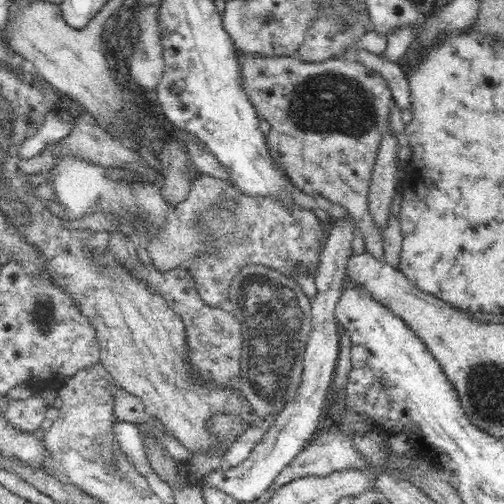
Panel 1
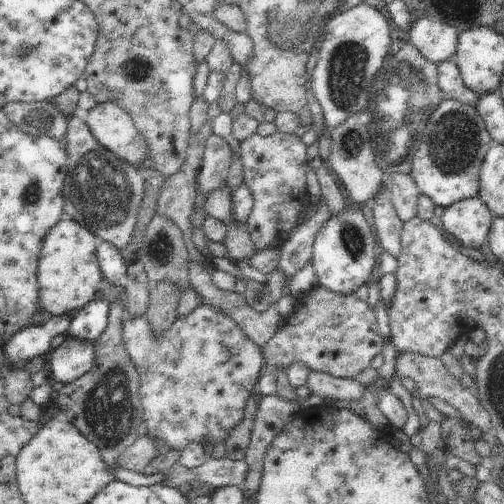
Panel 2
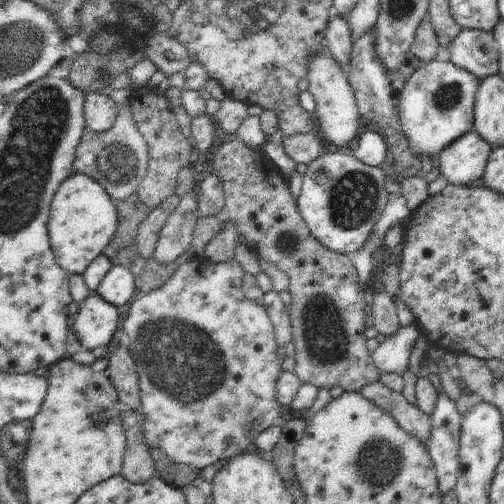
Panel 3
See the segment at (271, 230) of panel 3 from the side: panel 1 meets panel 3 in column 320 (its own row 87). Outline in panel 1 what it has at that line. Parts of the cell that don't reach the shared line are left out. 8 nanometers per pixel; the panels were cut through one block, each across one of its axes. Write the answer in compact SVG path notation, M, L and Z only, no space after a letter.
M236 52L236 60L242 74L242 88L250 98L256 114L270 122L270 132L266 136L268 152L274 154L280 168L286 172L290 182L306 194L320 194L330 200L330 204L340 204L348 210L354 220L358 234L362 234L366 252L374 254L384 262L384 242L382 232L370 214L370 180L374 164L378 160L380 142L384 134L390 132L390 104L392 90L384 76L362 62L346 56L336 56L326 62L300 62L294 56L260 56Z

